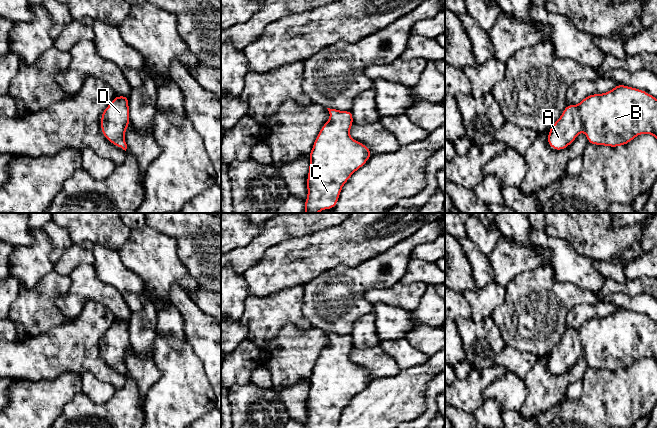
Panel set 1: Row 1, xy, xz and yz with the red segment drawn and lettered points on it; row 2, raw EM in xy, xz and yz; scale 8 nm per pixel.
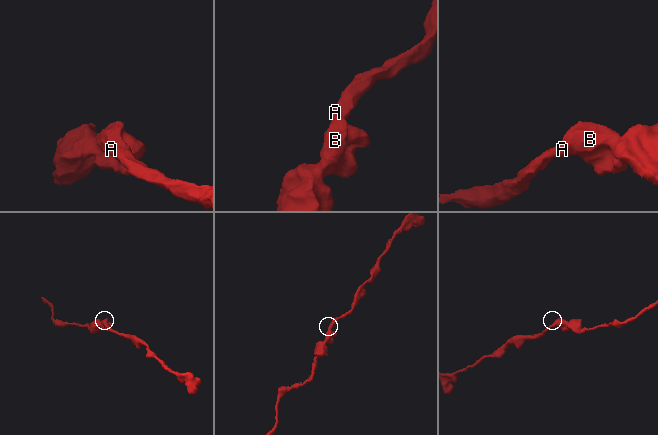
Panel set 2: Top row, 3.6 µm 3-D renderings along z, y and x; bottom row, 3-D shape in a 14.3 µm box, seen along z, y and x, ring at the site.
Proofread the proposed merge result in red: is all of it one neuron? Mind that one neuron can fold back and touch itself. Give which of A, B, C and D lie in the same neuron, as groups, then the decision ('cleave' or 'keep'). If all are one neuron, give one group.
A B C D; keep

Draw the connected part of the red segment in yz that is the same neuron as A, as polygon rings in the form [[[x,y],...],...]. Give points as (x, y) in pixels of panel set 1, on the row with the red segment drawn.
[[[618,84],[603,94],[591,94],[578,105],[567,104],[561,117],[549,129],[548,145],[554,150],[567,148],[583,130],[589,144],[619,147],[640,134],[651,134],[657,139],[657,98],[644,90]]]

